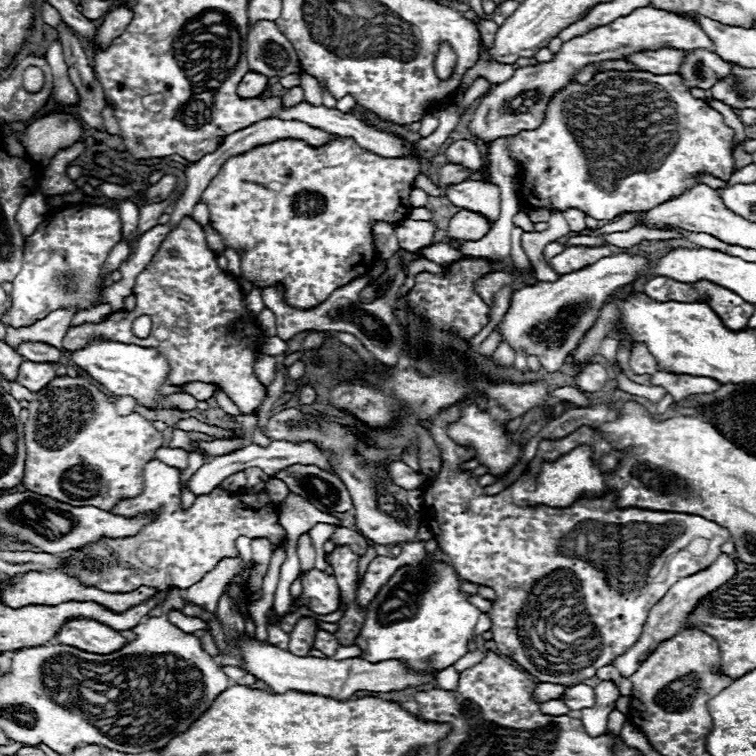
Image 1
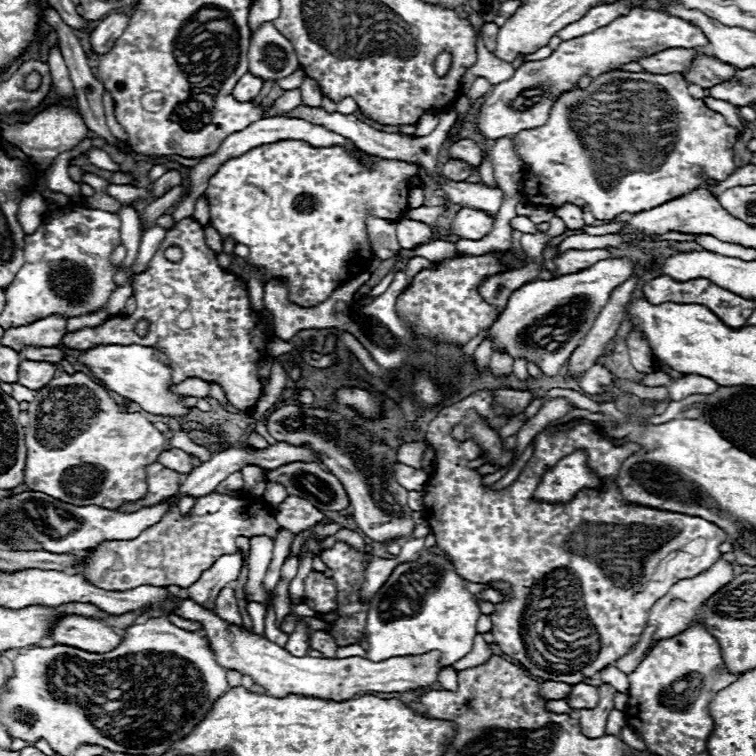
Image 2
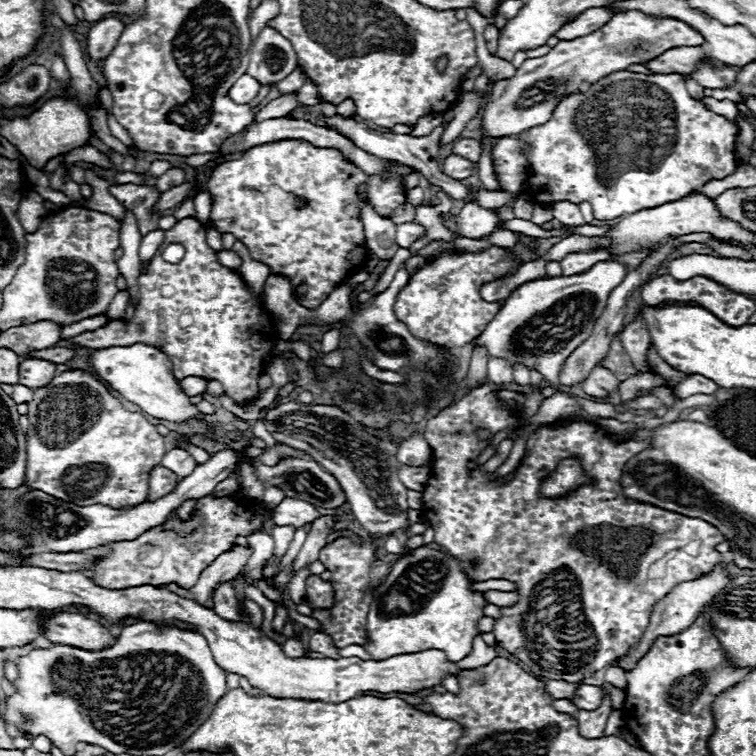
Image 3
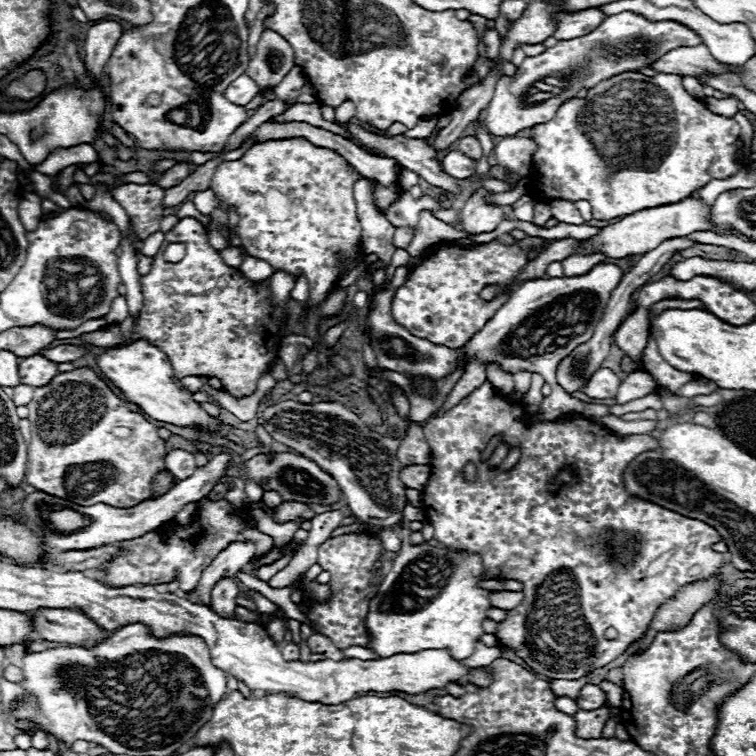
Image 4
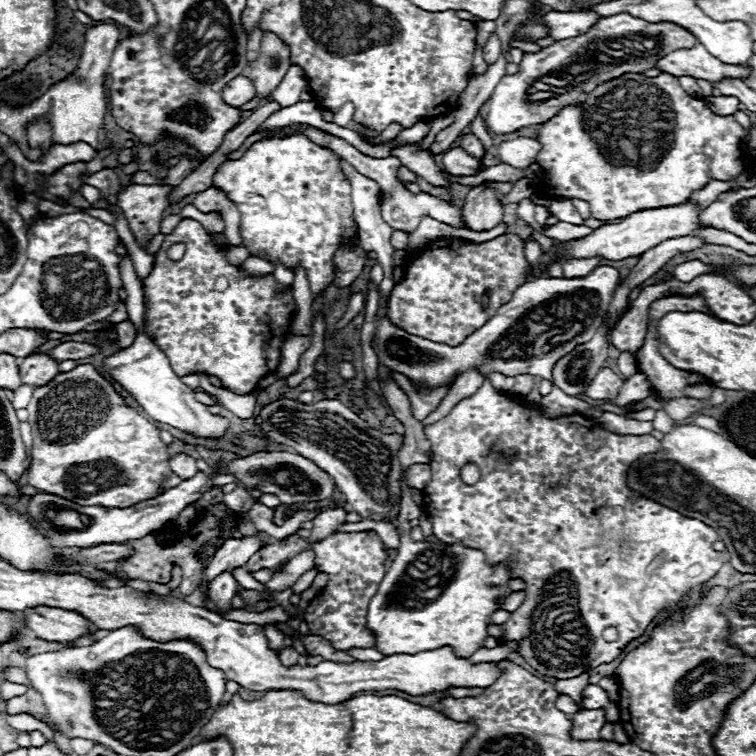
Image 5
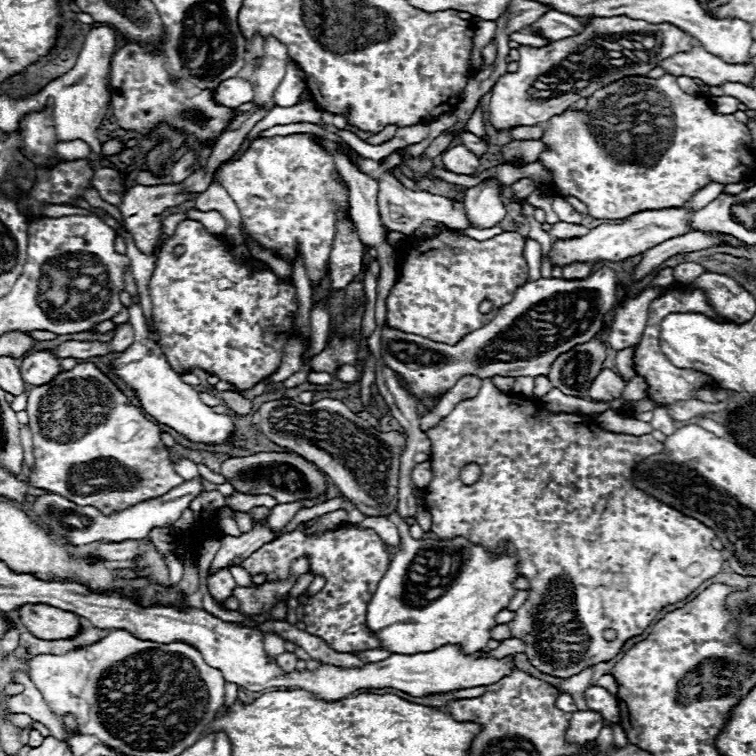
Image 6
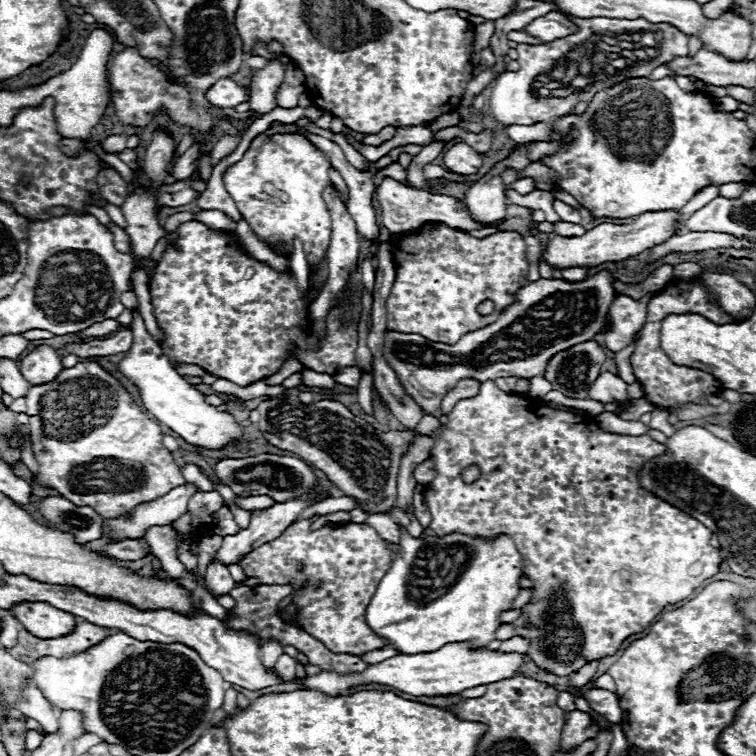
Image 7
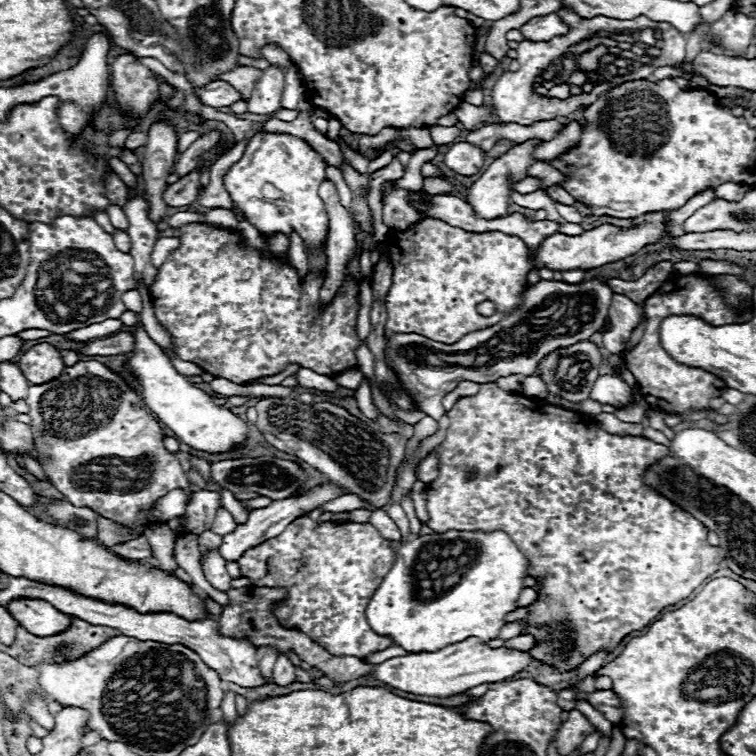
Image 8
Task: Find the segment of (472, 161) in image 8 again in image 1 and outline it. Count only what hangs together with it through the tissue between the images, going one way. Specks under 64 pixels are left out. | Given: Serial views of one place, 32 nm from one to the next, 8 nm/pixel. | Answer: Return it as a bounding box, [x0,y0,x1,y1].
[438,164,468,190]

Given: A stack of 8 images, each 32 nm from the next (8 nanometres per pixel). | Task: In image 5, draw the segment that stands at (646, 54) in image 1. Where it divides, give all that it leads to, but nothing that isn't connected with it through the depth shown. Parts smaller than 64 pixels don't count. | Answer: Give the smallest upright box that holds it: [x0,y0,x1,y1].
[656,44,750,82]

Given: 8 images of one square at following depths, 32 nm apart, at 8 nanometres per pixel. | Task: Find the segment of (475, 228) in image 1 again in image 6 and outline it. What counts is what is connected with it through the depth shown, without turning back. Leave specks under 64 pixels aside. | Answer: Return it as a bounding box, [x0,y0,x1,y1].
[464,180,506,228]

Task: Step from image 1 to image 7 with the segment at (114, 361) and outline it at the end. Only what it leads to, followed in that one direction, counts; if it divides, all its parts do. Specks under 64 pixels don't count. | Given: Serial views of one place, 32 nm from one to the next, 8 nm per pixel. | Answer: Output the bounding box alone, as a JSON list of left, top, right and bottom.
[118,310,242,448]

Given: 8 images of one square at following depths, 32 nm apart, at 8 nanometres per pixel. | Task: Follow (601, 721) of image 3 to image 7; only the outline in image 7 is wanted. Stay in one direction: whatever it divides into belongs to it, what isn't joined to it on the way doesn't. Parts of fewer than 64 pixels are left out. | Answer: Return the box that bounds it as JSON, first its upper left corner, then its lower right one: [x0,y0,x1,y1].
[562,710,600,750]

